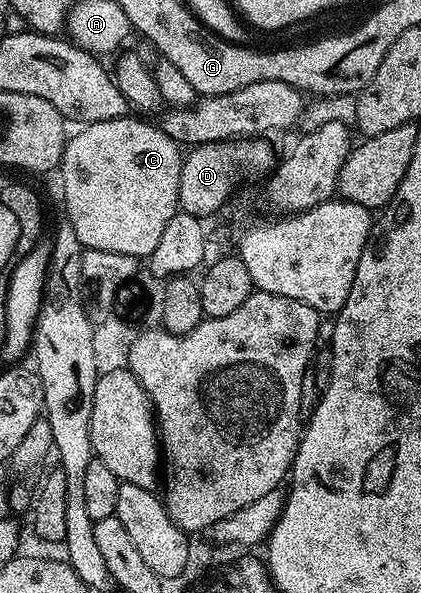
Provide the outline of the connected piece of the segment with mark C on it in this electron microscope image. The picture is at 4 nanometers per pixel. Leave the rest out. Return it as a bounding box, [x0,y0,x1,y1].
[63,116,184,260]

